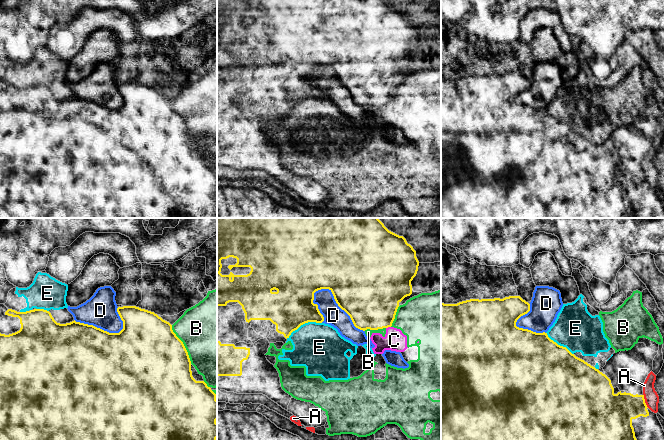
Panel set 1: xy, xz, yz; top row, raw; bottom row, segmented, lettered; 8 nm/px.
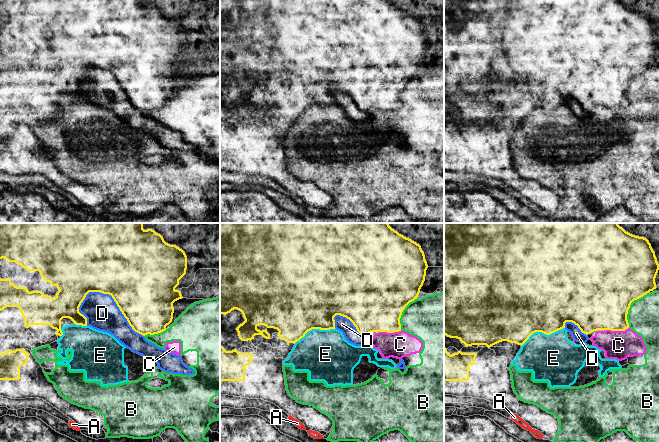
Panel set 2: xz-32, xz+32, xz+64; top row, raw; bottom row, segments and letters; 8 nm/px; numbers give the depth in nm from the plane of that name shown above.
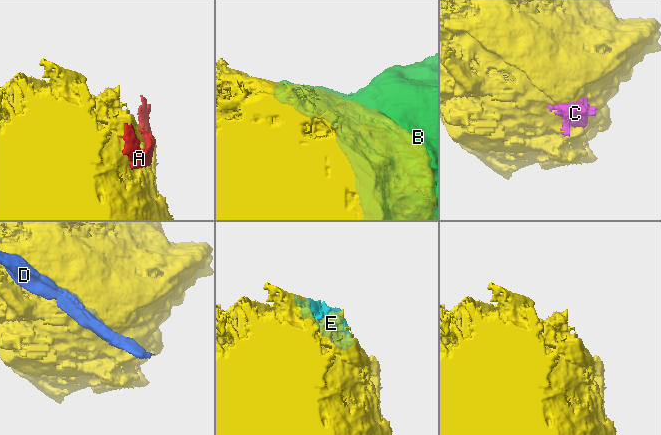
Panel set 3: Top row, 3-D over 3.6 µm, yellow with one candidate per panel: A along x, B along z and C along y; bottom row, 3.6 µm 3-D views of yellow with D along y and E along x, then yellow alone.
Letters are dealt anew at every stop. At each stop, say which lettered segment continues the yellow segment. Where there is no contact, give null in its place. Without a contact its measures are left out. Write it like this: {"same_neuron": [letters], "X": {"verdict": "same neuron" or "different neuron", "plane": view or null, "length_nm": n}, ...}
{"same_neuron": [], "A": {"verdict": "different neuron", "plane": "yz", "length_nm": 120}, "B": {"verdict": "different neuron", "plane": "xy", "length_nm": 360}, "C": {"verdict": "different neuron", "plane": "xz", "length_nm": 40}, "D": {"verdict": "different neuron", "plane": "xz", "length_nm": 500}, "E": {"verdict": "different neuron", "plane": "xz", "length_nm": 320}}

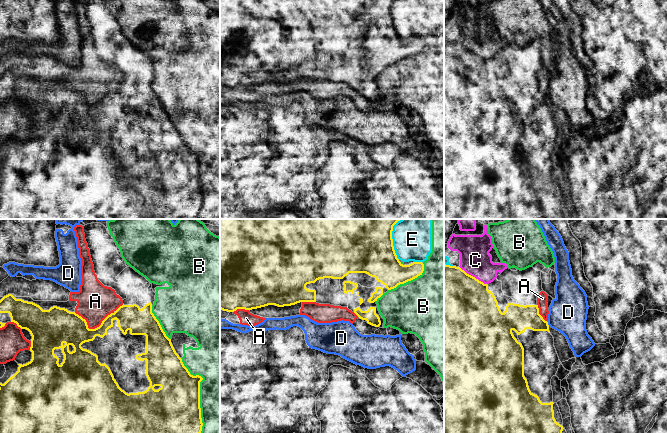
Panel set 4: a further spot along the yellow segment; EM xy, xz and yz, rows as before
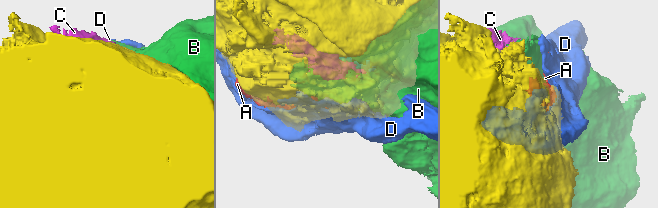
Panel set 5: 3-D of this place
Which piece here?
{"same_neuron": [], "A": {"verdict": "different neuron", "plane": "xy", "length_nm": 400}, "B": {"verdict": "different neuron", "plane": "xy", "length_nm": 700}, "C": {"verdict": "different neuron", "plane": "yz", "length_nm": 260}, "D": {"verdict": "different neuron", "plane": "yz", "length_nm": 50}, "E": {"verdict": "different neuron", "plane": "xz", "length_nm": 300}}

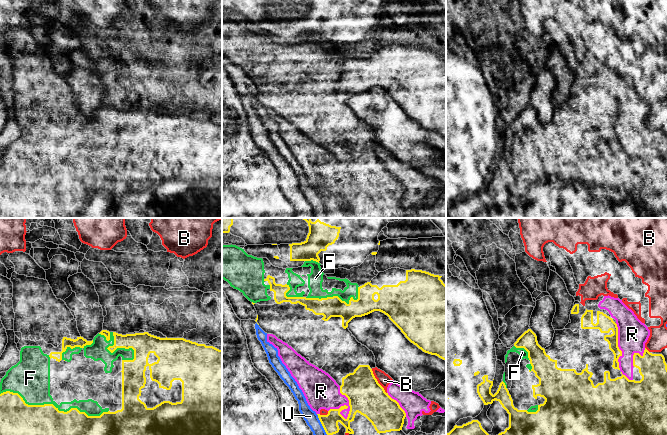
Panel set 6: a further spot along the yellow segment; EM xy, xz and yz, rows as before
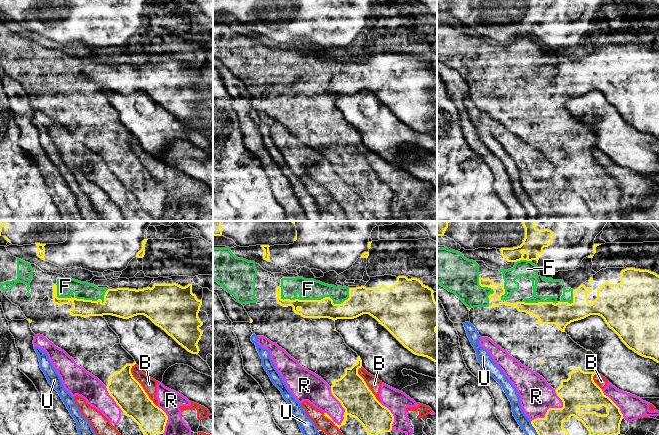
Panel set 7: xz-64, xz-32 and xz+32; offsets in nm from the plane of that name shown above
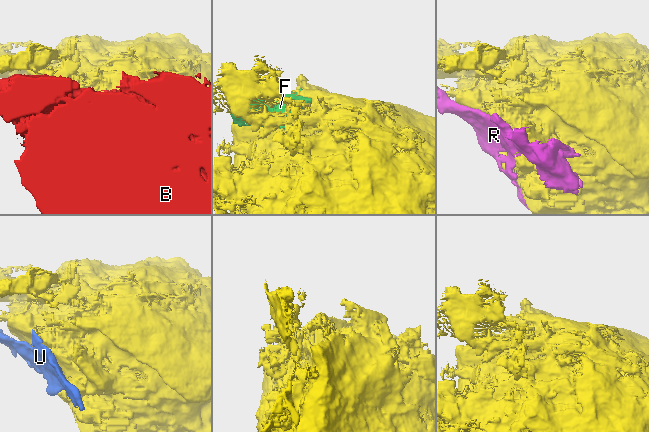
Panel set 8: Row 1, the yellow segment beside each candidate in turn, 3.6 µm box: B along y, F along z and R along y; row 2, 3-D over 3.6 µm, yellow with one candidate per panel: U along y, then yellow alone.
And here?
{"same_neuron": ["F"], "B": {"verdict": "different neuron", "plane": "xz", "length_nm": 240}, "F": {"verdict": "same neuron", "plane": "xy", "length_nm": 900}, "R": {"verdict": "different neuron", "plane": "xz", "length_nm": 280}, "U": {"verdict": "different neuron", "plane": "xz", "length_nm": 190}}

